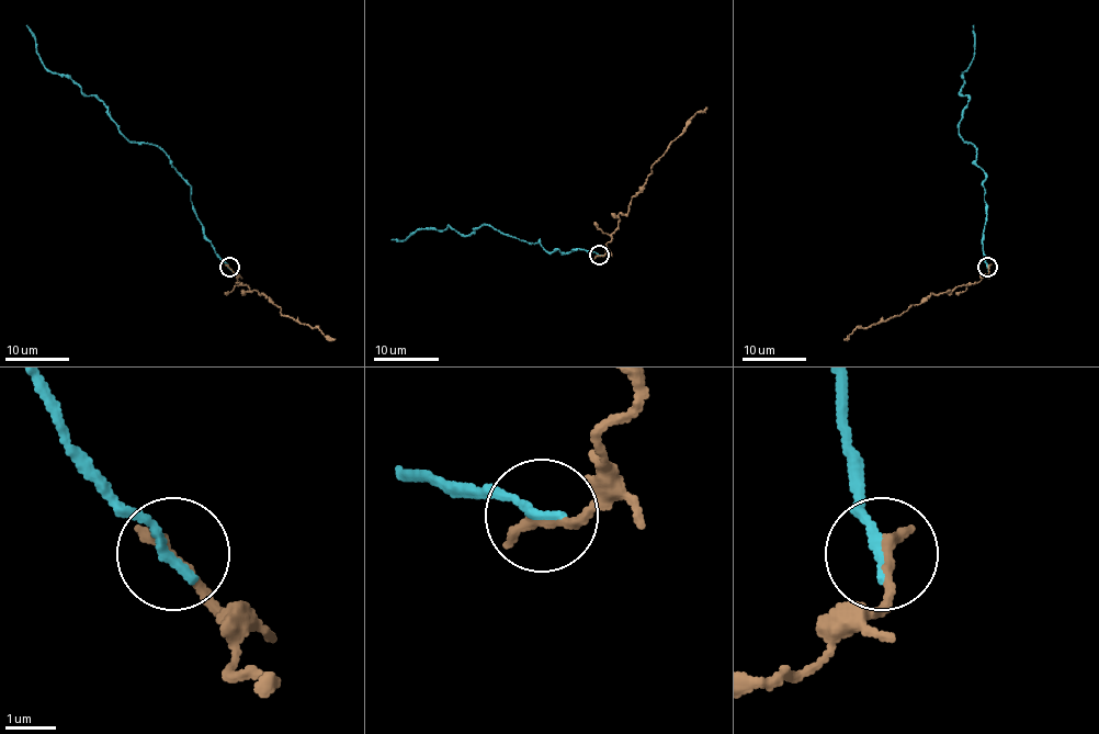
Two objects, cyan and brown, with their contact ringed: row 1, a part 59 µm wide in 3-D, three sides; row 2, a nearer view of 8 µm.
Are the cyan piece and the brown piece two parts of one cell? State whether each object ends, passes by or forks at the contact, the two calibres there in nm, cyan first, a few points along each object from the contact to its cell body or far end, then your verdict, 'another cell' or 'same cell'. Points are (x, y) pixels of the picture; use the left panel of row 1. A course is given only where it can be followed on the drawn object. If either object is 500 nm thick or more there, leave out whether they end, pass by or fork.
cyan ends there; brown ends there; 220 nm thick on the cyan side, 260 nm on the other; cyan runs (228, 267), (206, 238), (189, 183), (171, 159), (148, 143), (133, 143), (102, 101), (51, 72), (26, 24); brown runs (228, 267), (237, 281), (248, 285), (248, 291), (256, 289), (283, 315), (317, 327), (335, 340); another cell

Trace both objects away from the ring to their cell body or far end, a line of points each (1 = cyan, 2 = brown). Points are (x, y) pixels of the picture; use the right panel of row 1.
1: (987, 267), (986, 173), (959, 132), (973, 24)
2: (987, 267), (989, 271), (979, 281), (929, 294), (897, 315), (858, 327), (843, 340)

